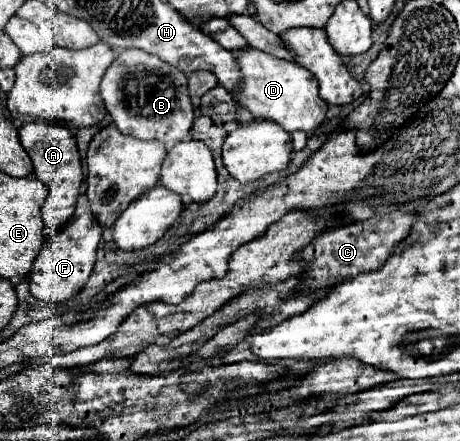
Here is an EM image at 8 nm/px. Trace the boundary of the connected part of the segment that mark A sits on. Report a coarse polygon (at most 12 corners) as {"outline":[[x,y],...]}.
{"outline":[[29,122],[19,138],[47,186],[43,224],[71,220],[83,182],[75,136]]}

